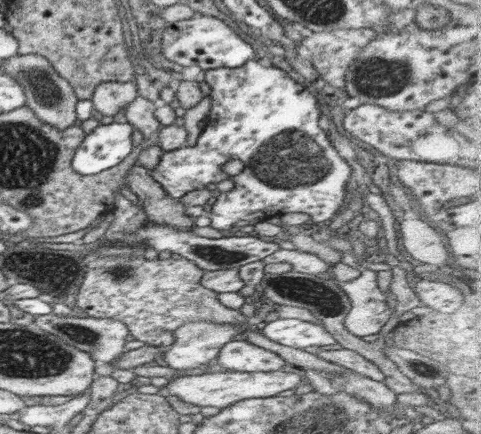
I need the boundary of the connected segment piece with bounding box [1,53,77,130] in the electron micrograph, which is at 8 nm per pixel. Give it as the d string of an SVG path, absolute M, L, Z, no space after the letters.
M30 53L27 56L16 54L11 58L2 60L1 64L2 72L14 77L24 87L26 105L42 122L50 124L58 130L64 130L74 124L77 119L77 96L73 91L73 85L65 77L62 77L45 57L37 56L36 53Z

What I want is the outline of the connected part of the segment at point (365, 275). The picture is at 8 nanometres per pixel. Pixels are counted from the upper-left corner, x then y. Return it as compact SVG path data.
M364 270L354 280L334 279L349 296L352 305L344 319L344 326L352 337L378 334L392 315L386 296L376 283L376 274L376 271Z

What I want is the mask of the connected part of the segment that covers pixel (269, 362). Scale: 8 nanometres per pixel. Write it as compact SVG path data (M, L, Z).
M234 340L222 346L215 362L232 372L274 372L286 364L274 352Z

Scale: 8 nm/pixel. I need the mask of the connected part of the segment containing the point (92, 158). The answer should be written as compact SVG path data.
M130 123L98 125L76 149L72 168L83 175L95 175L116 166L132 152L132 132Z

